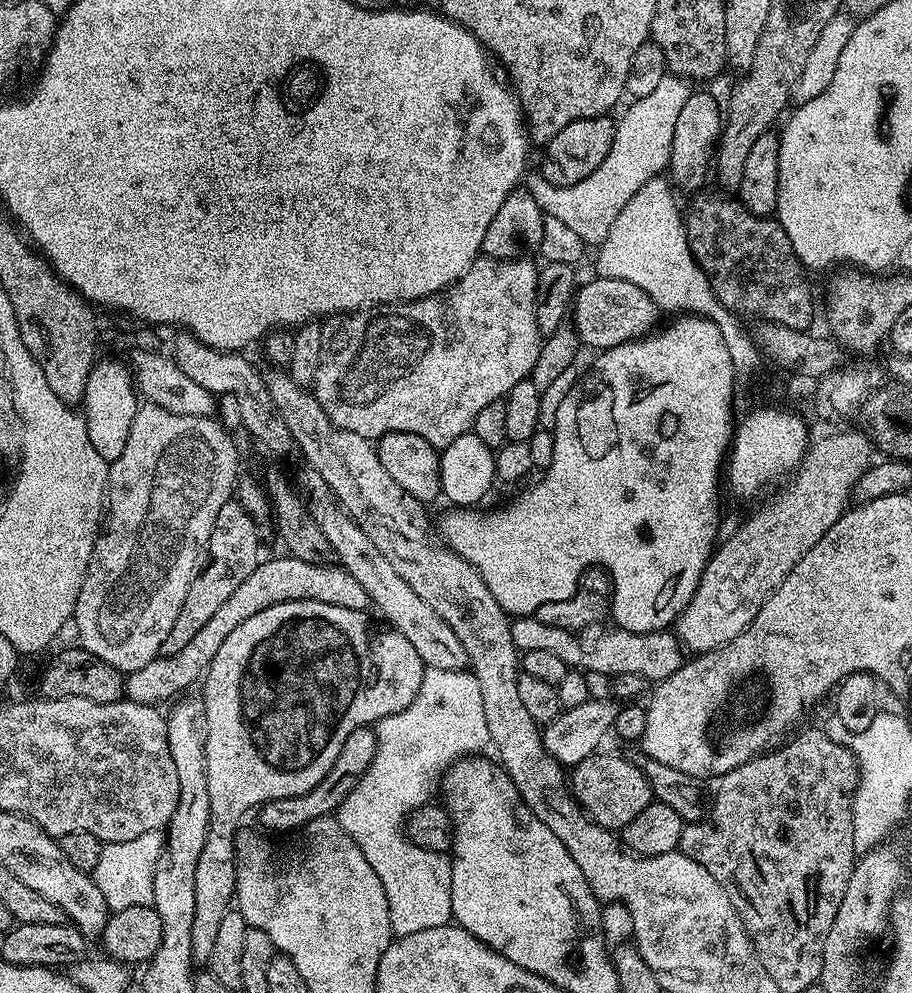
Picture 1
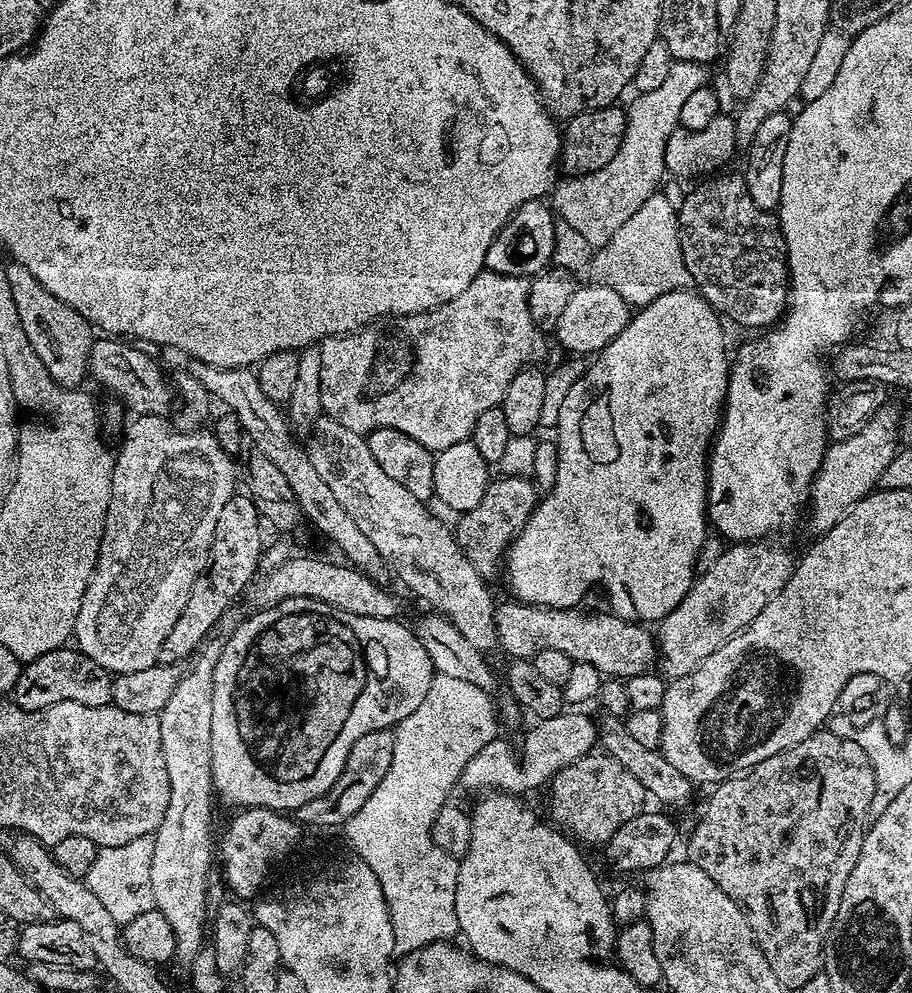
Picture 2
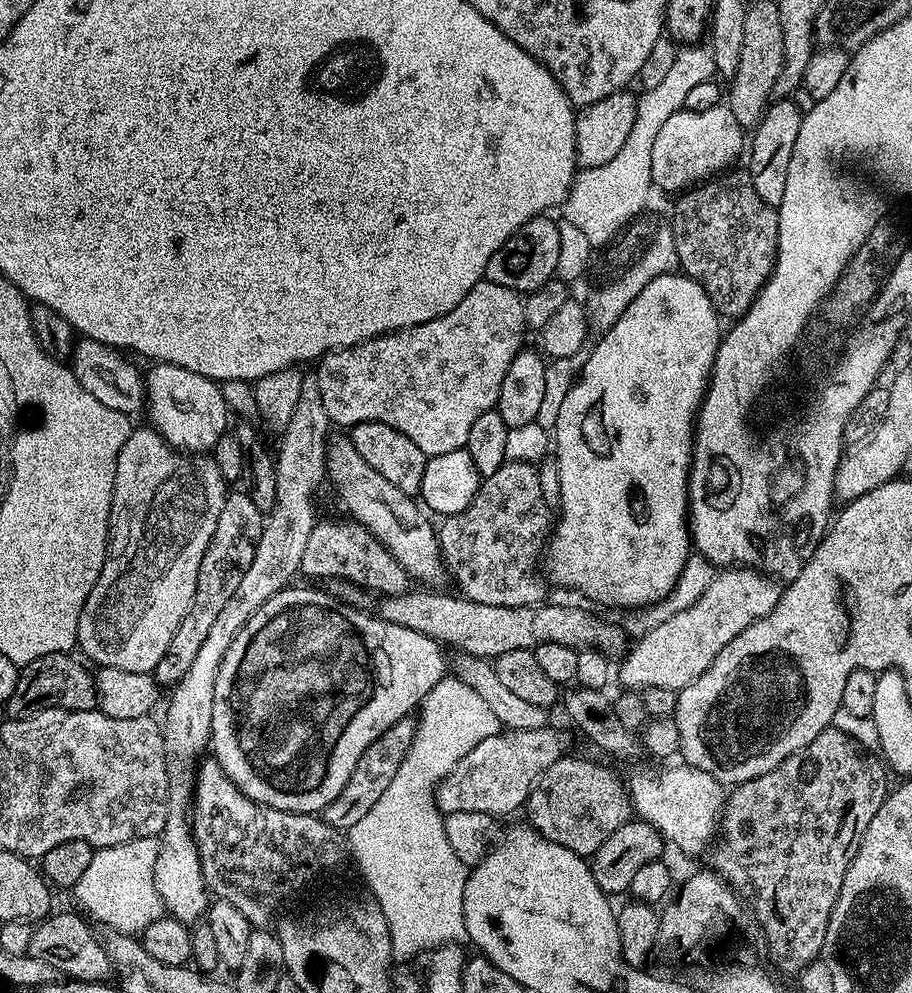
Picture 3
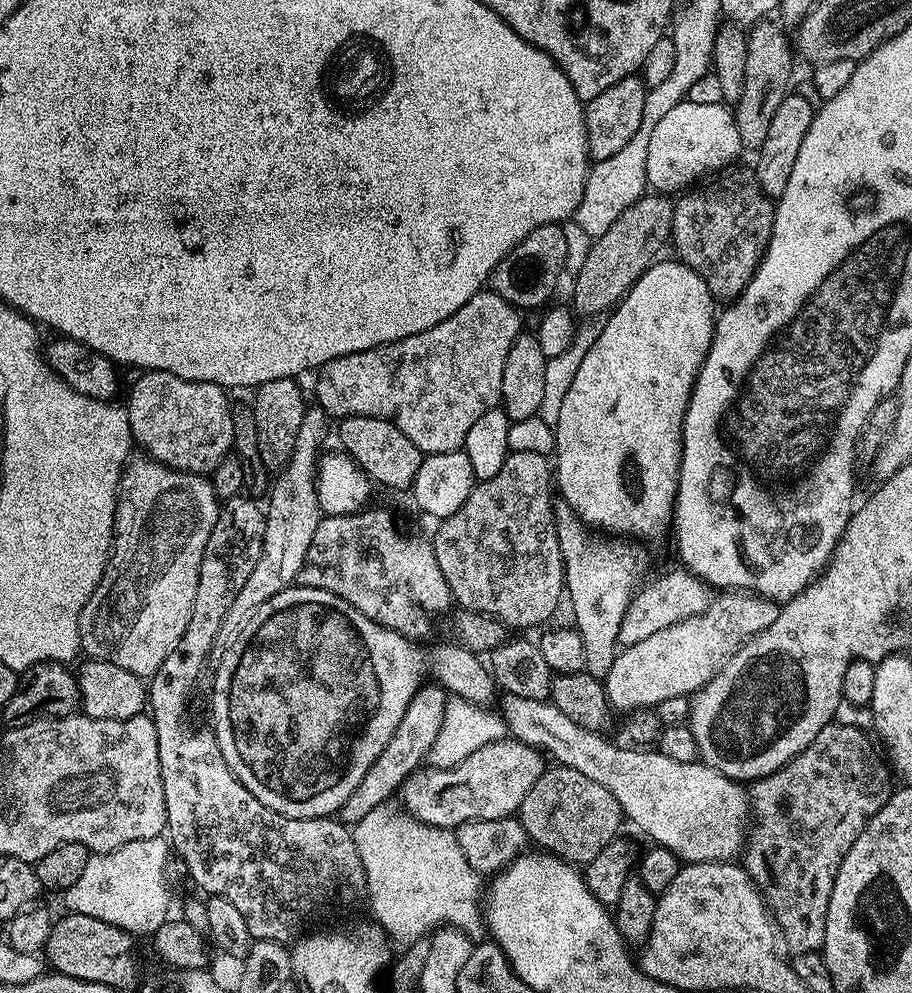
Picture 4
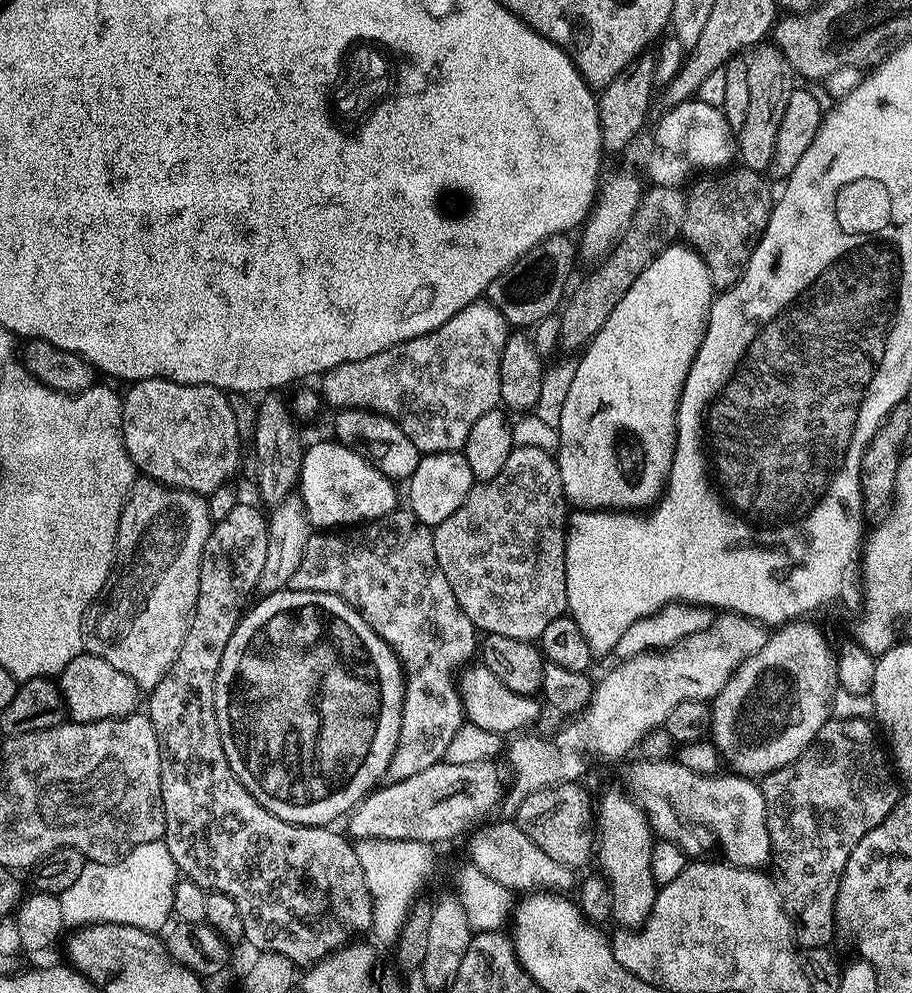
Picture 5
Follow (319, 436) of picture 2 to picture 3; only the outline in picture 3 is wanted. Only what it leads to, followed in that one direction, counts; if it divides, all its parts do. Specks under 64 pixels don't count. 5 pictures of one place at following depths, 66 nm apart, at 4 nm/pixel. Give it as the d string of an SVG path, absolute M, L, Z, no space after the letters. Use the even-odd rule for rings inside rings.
M333 435L328 441L328 459L326 476L336 488L341 488L340 500L348 507L348 512L355 523L367 532L374 534L386 550L399 563L400 568L413 581L421 580L421 585L436 586L440 579L445 579L444 557L440 555L440 538L435 527L428 525L426 517L420 513L421 505L413 497L402 494L394 482L382 478L374 466L358 454L354 442L347 436Z

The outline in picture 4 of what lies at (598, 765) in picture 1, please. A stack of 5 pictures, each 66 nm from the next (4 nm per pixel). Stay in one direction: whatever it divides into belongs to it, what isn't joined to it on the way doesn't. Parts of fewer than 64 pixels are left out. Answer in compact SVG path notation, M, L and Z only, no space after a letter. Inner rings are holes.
M556 764L547 767L536 779L530 794L526 794L526 798L520 804L518 819L529 841L537 849L559 856L560 859L567 860L573 866L585 866L598 857L608 843L617 839L619 832L616 831L620 828L622 813L614 794L606 790L606 786L598 786L598 782L590 782L590 778L579 774L578 770L572 767Z

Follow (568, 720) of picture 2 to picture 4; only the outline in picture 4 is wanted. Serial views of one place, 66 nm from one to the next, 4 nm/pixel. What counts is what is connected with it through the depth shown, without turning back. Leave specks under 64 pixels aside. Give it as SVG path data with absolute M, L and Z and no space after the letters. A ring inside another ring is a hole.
M505 738L474 750L470 758L449 768L428 766L413 772L398 796L404 799L402 808L407 815L431 828L455 830L471 820L506 818L519 813L521 802L546 769L543 759L541 749L515 738Z

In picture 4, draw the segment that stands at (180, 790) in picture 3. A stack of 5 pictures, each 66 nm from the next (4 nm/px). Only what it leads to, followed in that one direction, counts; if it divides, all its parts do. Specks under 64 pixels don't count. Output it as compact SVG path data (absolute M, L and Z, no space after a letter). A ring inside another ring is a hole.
M312 406L305 411L302 426L298 429L298 438L294 442L294 454L290 462L279 471L271 481L270 491L267 493L266 530L264 531L264 545L262 554L250 570L250 578L242 590L230 602L230 610L226 610L226 618L222 618L222 626L218 630L216 648L223 650L235 642L238 634L254 618L254 614L263 604L270 602L274 594L289 587L299 577L302 562L306 558L306 550L310 550L310 538L314 538L314 530L318 530L318 522L322 515L318 494L316 493L316 466L321 459L320 447L324 444L324 431L330 424L329 417L318 406Z

